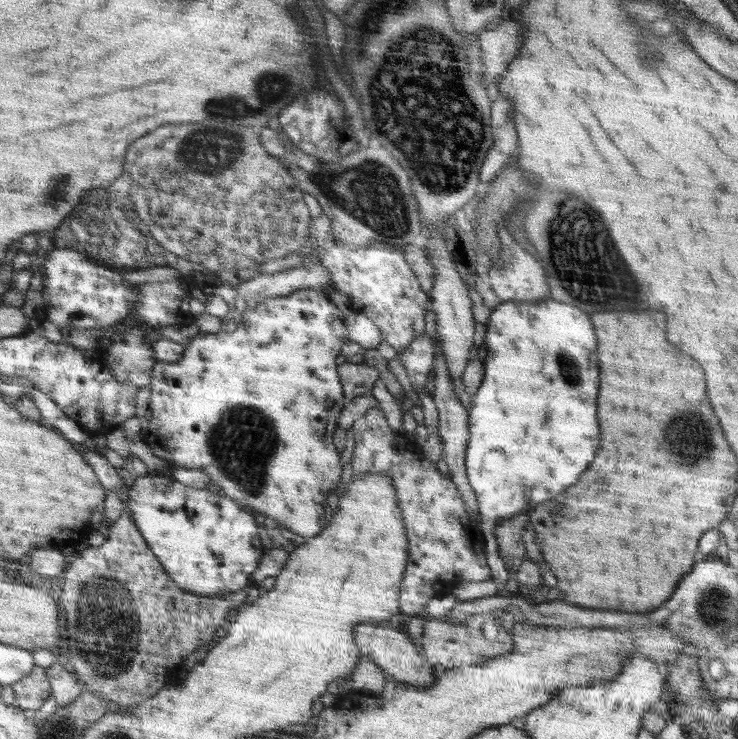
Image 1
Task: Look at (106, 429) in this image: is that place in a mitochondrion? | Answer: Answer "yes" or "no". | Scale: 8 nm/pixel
no

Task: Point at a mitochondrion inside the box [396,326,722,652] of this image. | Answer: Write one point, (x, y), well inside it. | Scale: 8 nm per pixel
(690, 437)

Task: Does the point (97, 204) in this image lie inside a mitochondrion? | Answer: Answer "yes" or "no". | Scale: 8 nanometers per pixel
yes

